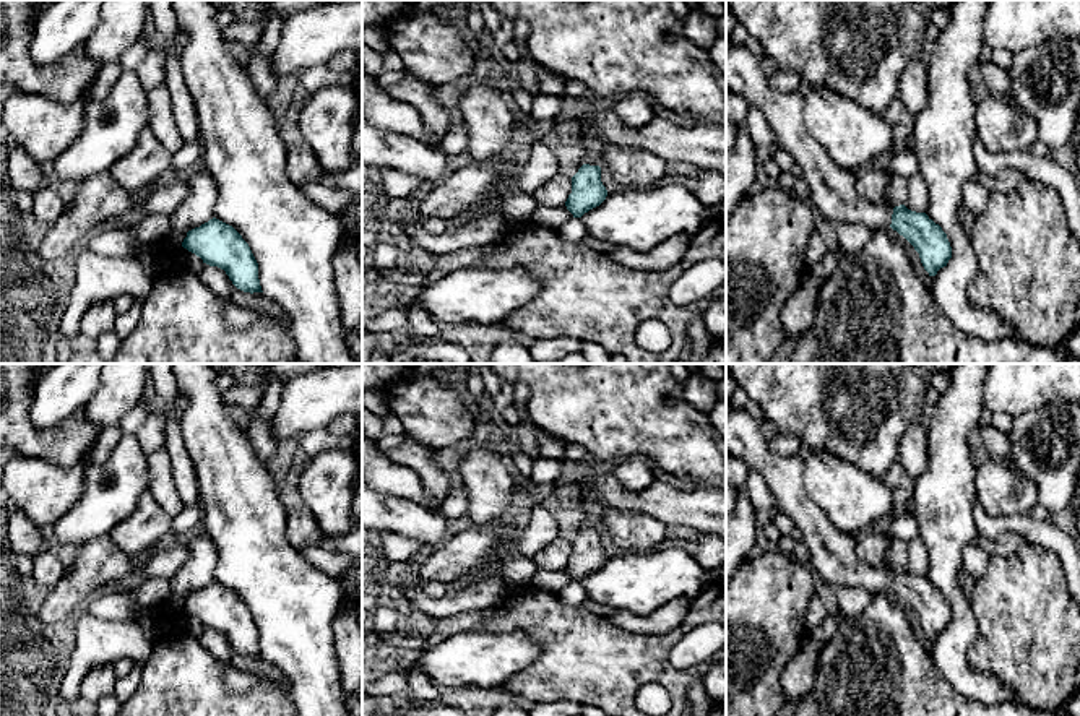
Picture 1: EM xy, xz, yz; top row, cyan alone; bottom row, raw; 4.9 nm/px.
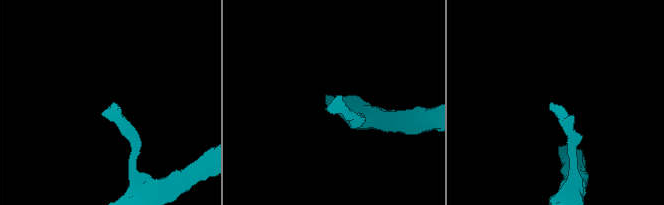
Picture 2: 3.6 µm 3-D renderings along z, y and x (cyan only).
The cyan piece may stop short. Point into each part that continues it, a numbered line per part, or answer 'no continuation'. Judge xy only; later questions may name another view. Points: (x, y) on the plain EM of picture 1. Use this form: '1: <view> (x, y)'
no continuation

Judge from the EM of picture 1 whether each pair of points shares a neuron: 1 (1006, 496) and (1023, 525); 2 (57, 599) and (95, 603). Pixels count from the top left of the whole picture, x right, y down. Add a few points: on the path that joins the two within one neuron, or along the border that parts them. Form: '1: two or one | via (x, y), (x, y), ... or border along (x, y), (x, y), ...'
1: two | border along (980, 504), (991, 515), (1028, 515)
2: two | border along (96, 591), (85, 601)

